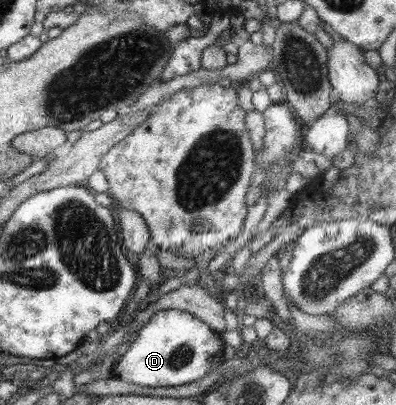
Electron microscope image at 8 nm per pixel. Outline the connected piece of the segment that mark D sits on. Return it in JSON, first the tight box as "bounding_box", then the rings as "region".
{"bounding_box":[112,309,222,387],"region":[[[178,309],[156,311],[137,331],[134,341],[112,367],[112,377],[141,387],[174,387],[200,379],[208,367],[218,362],[216,353],[222,339],[193,315]]]}

